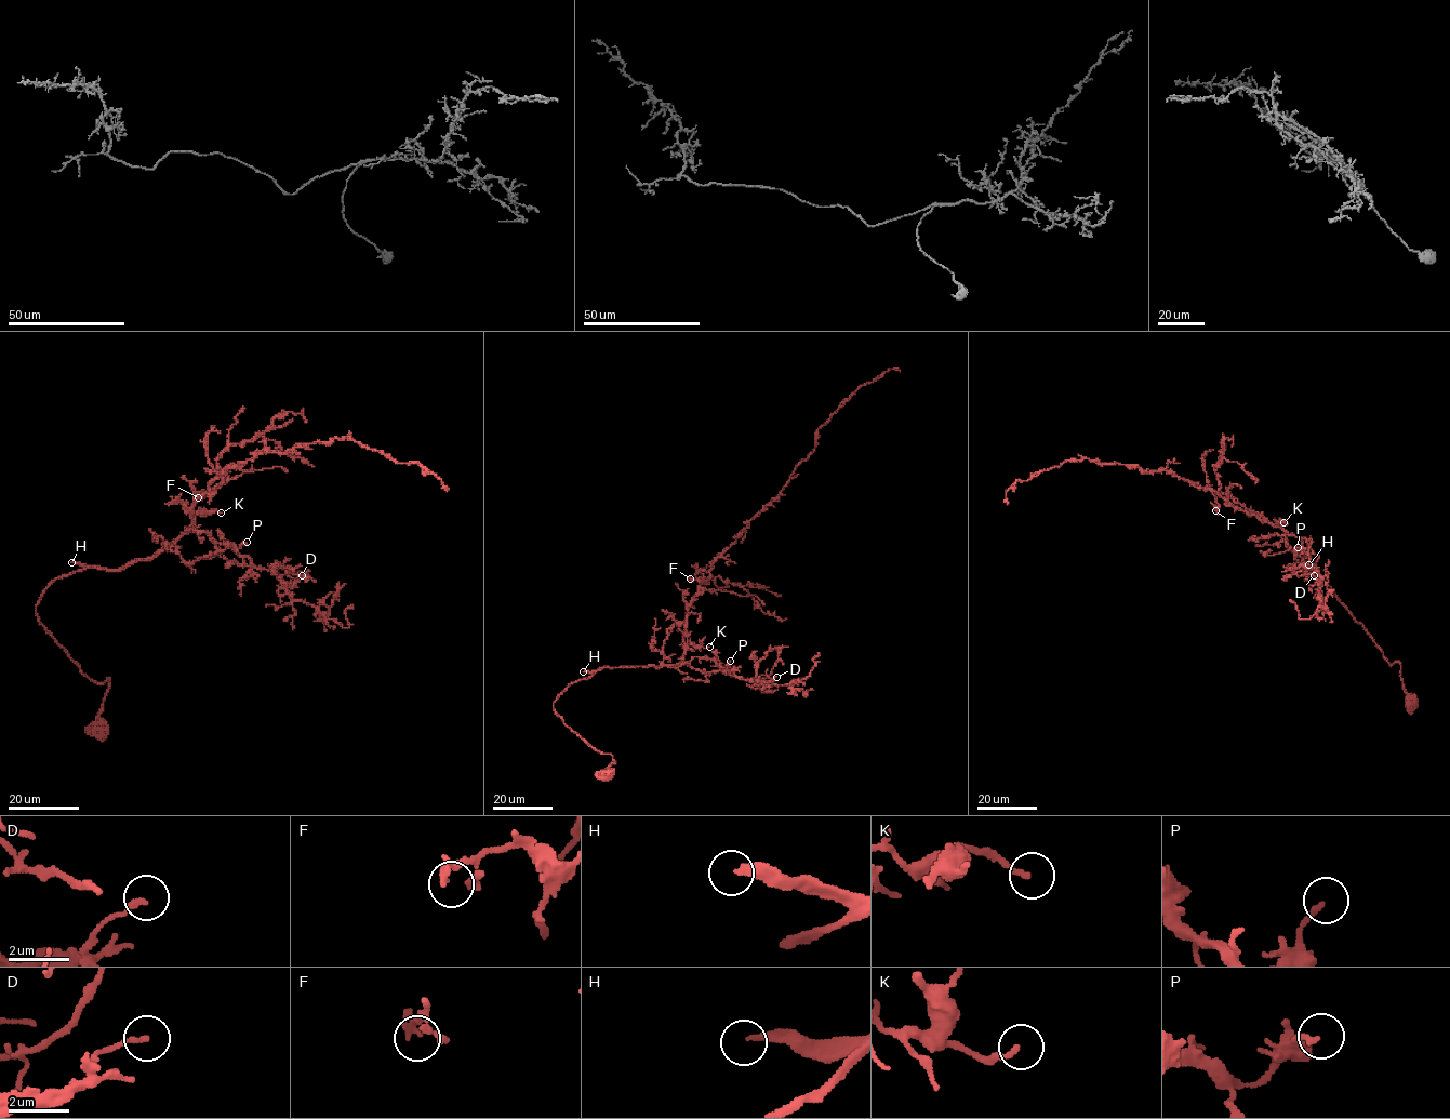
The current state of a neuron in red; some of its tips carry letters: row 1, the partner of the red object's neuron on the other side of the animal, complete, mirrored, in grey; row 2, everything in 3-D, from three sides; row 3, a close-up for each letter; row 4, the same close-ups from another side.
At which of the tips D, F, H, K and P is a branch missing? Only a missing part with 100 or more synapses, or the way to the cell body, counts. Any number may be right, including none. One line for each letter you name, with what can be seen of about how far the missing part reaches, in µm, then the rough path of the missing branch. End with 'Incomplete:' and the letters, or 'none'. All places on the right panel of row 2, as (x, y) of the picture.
H: 250 µm | (1308, 564), (1334, 617), (1287, 564), (1267, 559), (1250, 580), (1260, 587), (1261, 571), (1195, 505), (1105, 494)
Incomplete: H

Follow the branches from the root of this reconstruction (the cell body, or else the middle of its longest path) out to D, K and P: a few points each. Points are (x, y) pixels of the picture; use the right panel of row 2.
D: (1411, 704), (1400, 664), (1391, 665), (1331, 587), (1312, 570), (1304, 570), (1302, 537), (1319, 582), (1314, 575)
K: (1411, 704), (1400, 664), (1391, 665), (1331, 587), (1312, 570), (1304, 570), (1303, 542), (1289, 534), (1284, 522)
P: (1411, 704), (1400, 664), (1391, 665), (1331, 587), (1312, 570), (1304, 570), (1304, 537), (1308, 551), (1298, 547)

